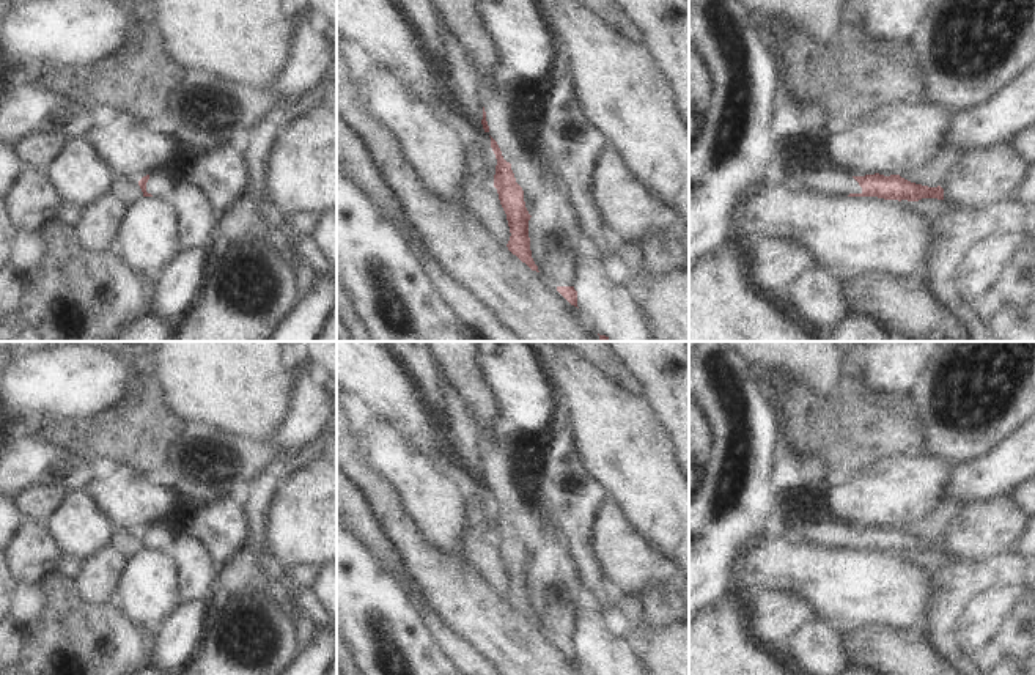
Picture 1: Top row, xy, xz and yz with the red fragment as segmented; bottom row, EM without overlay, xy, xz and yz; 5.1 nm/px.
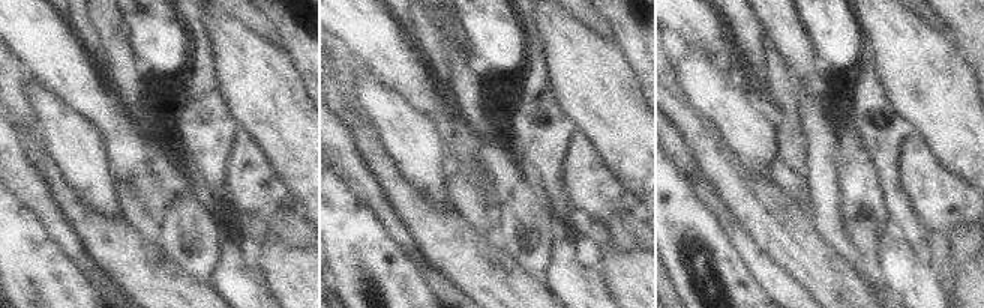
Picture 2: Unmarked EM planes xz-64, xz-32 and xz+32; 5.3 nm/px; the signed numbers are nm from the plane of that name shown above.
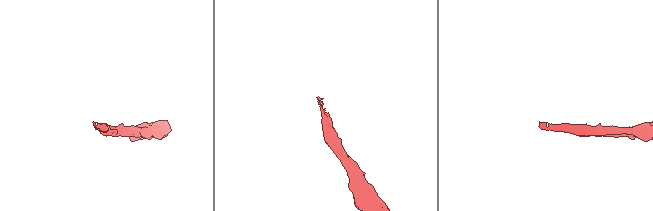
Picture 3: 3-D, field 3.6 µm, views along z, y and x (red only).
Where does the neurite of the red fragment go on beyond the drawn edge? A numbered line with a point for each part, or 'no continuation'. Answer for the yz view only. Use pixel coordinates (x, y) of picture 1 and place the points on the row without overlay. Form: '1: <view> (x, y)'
1: yz (829, 532)

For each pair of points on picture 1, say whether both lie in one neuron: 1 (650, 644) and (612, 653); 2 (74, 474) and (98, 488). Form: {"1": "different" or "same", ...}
{"1": "different", "2": "different"}

